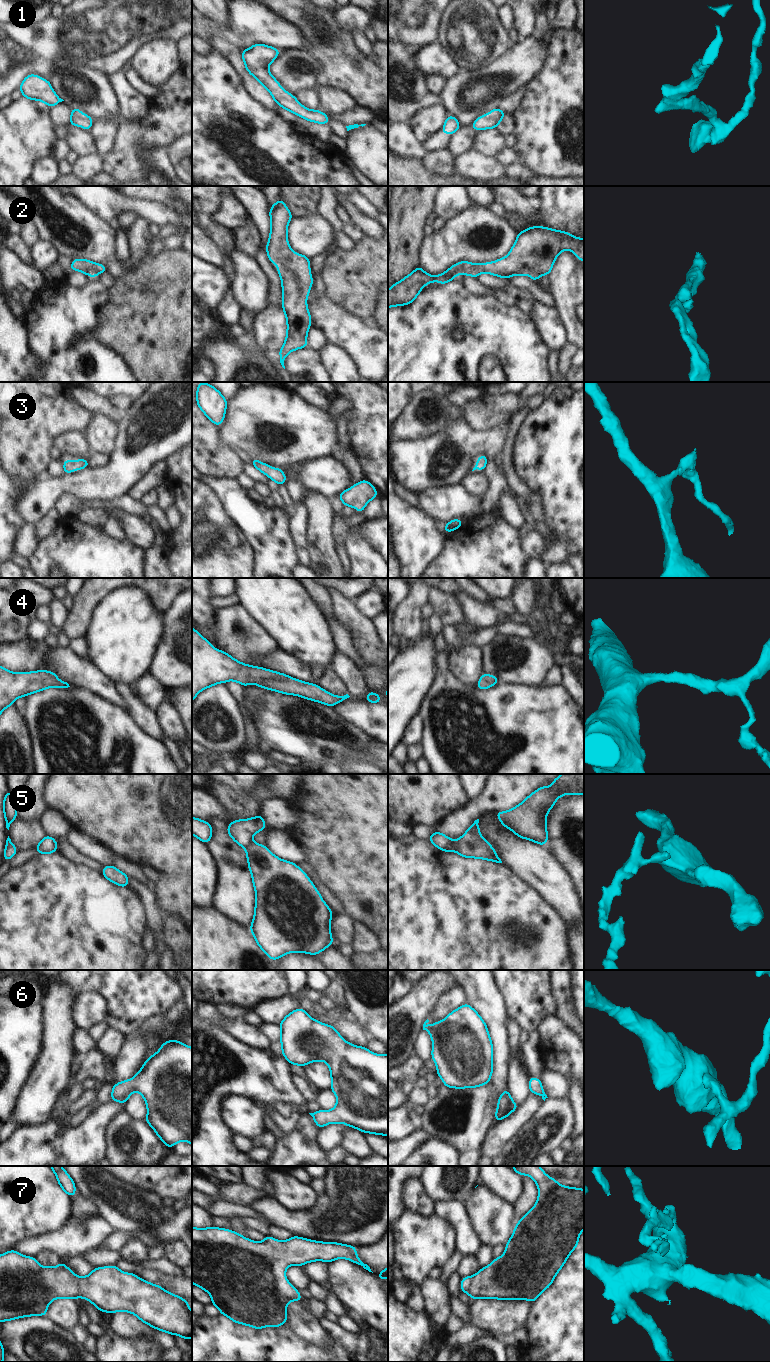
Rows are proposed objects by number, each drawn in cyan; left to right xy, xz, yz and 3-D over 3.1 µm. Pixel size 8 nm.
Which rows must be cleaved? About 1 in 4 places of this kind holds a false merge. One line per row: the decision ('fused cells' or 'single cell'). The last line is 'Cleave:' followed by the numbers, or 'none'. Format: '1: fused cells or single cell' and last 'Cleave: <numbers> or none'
1: single cell
2: single cell
3: single cell
4: single cell
5: fused cells
6: single cell
7: single cell
Cleave: 5

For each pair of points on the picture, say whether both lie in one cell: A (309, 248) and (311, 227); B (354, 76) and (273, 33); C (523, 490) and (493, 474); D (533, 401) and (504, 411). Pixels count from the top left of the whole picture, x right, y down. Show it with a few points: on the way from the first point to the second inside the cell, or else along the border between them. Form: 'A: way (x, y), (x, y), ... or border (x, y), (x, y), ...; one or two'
A: way (309, 243), (311, 232); one
B: border (293, 26), (297, 29), (303, 43), (301, 49); two
C: border (505, 476), (510, 487); two
D: border (520, 405), (515, 410); two

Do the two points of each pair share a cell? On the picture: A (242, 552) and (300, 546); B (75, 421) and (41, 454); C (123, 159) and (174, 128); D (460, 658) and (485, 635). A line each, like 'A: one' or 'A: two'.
A: two
B: one
C: one
D: two

